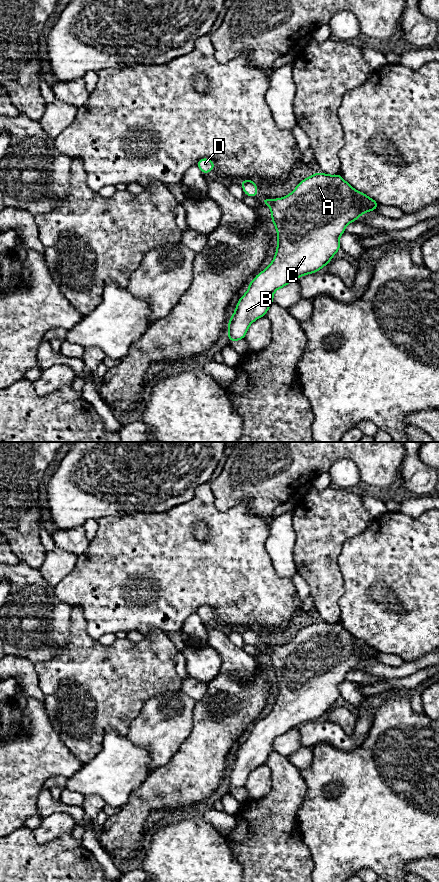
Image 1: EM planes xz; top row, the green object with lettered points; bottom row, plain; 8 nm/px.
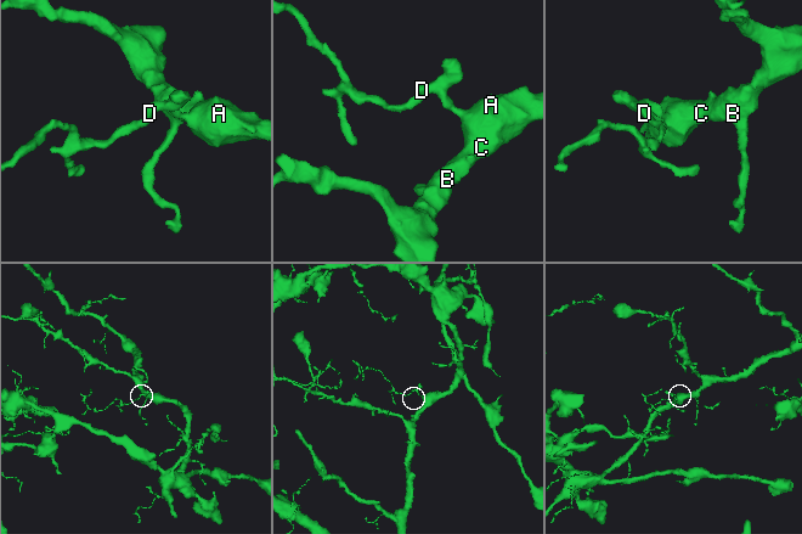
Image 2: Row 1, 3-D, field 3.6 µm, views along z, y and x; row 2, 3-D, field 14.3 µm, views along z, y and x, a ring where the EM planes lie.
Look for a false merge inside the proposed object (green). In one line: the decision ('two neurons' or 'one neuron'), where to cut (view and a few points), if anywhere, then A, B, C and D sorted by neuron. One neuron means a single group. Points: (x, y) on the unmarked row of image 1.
one neuron; cut none; groups A B C D

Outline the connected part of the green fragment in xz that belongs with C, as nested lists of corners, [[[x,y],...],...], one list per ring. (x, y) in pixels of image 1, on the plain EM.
[[[321,619],[301,628],[287,644],[272,648],[264,645],[261,652],[267,652],[270,656],[278,684],[277,696],[270,713],[255,724],[248,732],[247,740],[240,745],[227,773],[228,790],[245,787],[249,774],[266,764],[273,753],[276,738],[304,723],[316,723],[318,718],[324,716],[341,697],[339,685],[346,681],[346,674],[357,669],[363,661],[375,659],[380,653],[354,637],[339,621],[328,623]]]

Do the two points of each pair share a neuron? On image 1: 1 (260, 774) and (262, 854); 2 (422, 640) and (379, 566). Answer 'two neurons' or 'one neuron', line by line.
1: two neurons
2: one neuron

